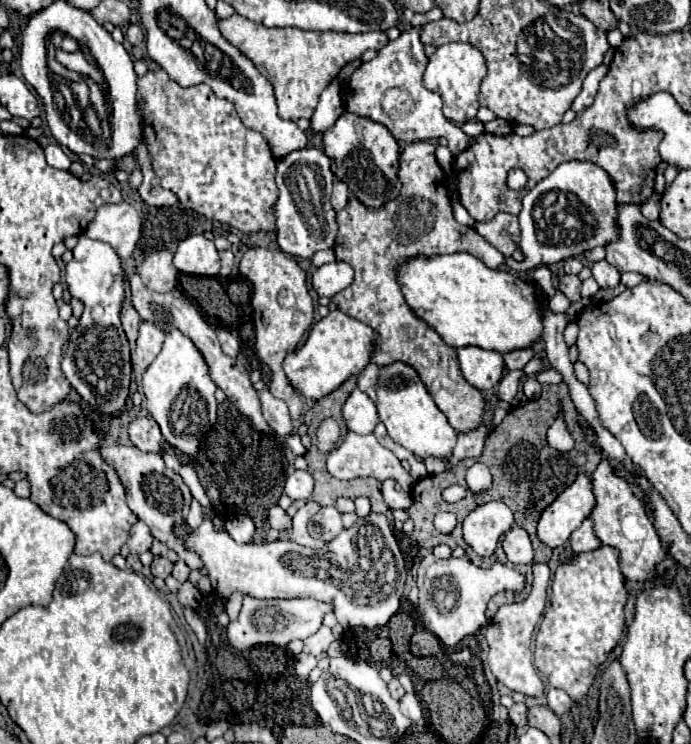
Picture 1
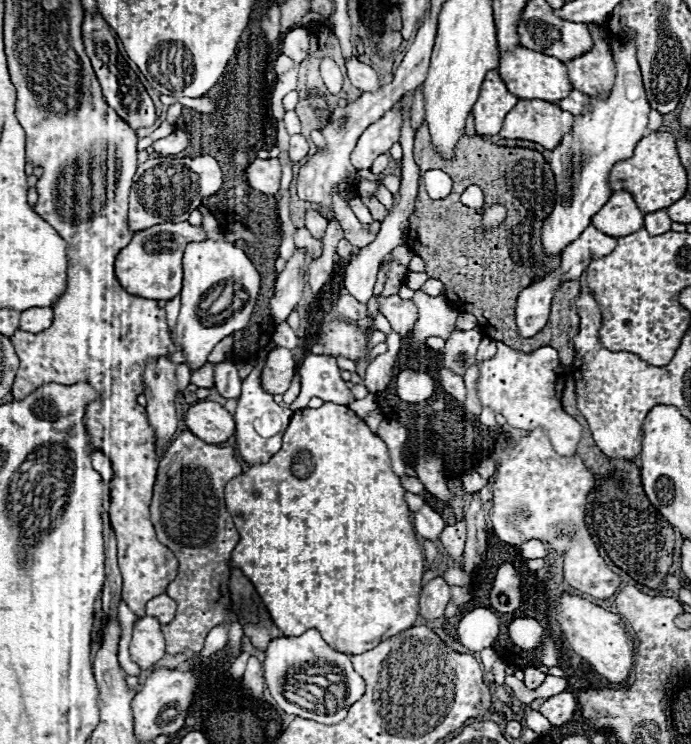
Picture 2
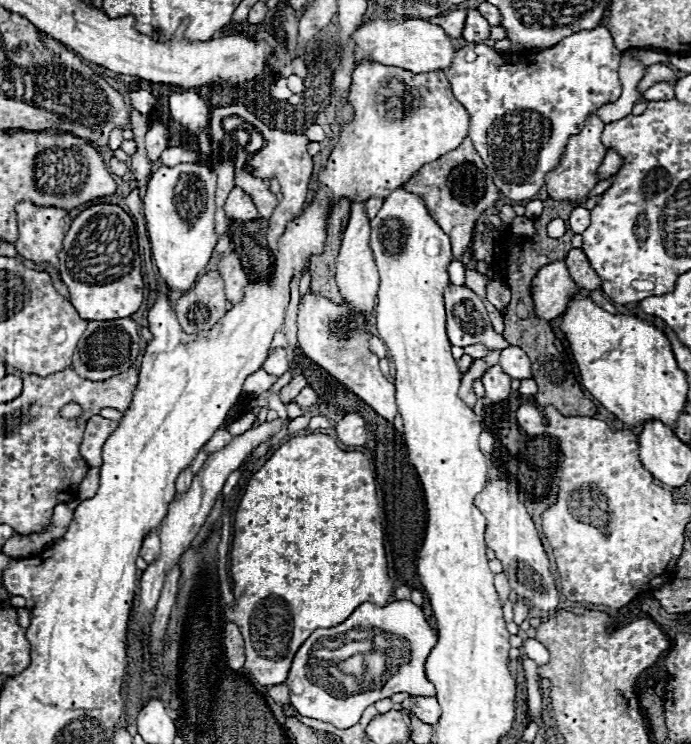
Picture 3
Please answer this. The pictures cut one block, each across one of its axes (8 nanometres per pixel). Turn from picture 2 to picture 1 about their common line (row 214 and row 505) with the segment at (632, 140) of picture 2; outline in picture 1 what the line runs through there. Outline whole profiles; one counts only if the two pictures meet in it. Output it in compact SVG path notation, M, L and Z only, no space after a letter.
M578 476L572 486L568 486L540 516L538 520L538 540L550 548L564 546L570 534L582 524L582 520L592 512L596 504L592 482L588 476Z

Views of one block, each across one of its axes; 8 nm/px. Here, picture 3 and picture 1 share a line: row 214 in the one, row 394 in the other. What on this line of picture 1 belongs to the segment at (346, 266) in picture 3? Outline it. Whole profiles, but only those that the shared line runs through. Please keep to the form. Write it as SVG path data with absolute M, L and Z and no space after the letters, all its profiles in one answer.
M358 388L352 390L352 394L348 396L348 400L344 402L344 420L350 432L356 434L370 434L374 432L378 420L378 412L376 412L376 404Z

